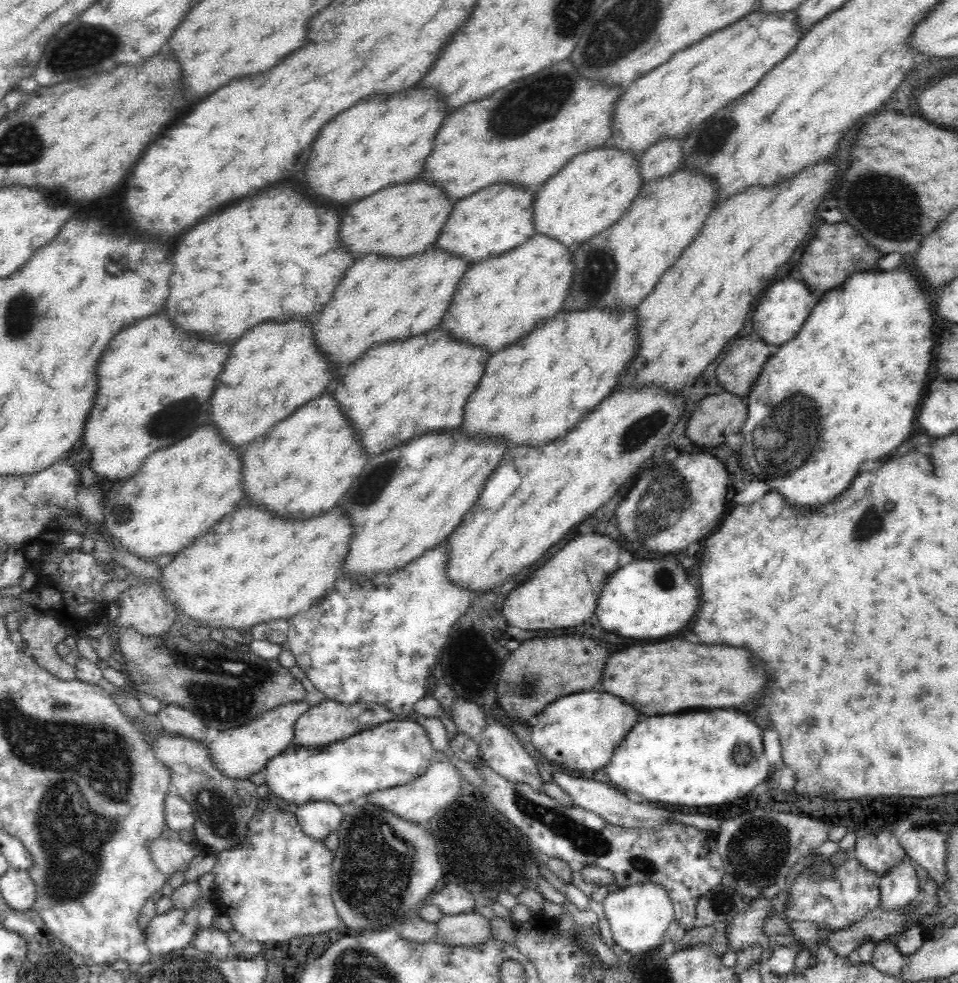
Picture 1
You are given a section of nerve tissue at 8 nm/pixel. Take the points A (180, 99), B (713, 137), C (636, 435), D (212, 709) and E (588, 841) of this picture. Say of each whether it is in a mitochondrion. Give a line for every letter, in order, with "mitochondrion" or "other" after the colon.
A: other
B: mitochondrion
C: mitochondrion
D: mitochondrion
E: mitochondrion

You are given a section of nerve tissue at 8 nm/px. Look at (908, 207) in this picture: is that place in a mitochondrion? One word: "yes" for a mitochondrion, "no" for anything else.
yes

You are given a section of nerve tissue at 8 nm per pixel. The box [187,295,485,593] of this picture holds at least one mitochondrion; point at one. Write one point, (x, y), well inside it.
(369, 490)

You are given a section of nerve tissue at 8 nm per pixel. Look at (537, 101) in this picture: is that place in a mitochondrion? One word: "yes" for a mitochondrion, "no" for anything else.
yes

